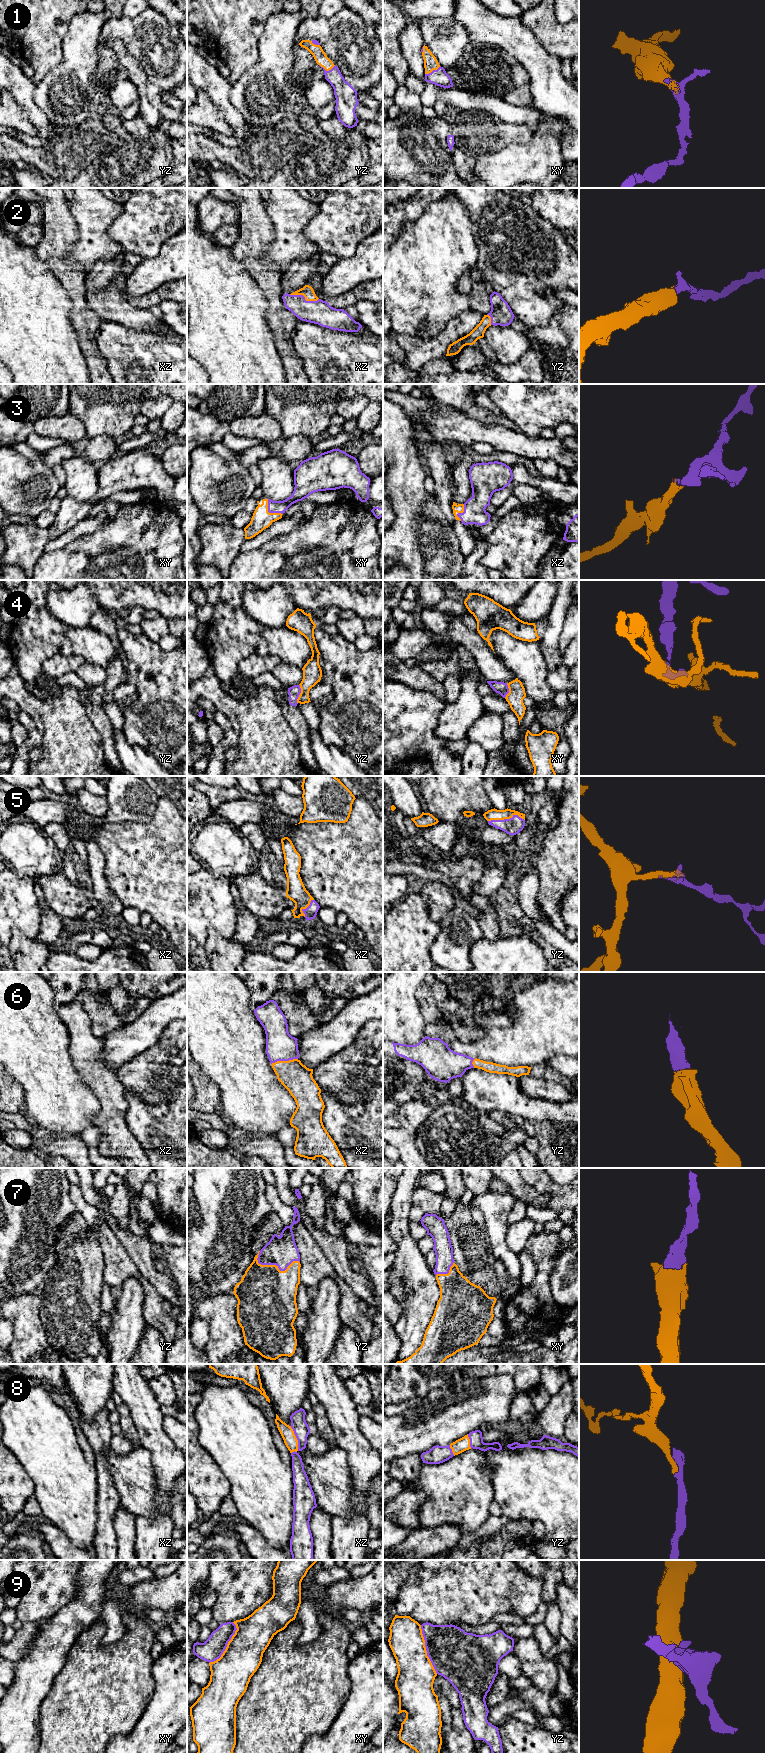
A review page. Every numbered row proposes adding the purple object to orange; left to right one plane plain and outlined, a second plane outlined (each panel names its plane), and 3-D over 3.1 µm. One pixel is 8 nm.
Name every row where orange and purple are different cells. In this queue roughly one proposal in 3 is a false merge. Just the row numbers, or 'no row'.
4, 9

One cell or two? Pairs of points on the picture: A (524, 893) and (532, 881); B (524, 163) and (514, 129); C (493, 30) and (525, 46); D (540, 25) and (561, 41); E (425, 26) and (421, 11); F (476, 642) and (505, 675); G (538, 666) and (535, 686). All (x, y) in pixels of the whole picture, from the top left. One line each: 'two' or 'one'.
A: one
B: two
C: one
D: one
E: two
F: one
G: one

